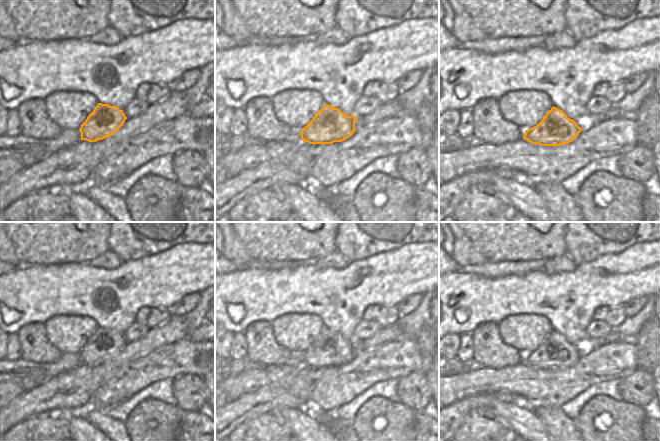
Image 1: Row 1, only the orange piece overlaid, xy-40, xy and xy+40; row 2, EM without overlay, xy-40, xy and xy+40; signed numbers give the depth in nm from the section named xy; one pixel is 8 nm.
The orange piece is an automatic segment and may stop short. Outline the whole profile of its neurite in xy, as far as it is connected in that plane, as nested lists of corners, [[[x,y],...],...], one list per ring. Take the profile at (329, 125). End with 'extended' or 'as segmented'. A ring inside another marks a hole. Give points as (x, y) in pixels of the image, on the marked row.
[[[328,104],[315,114],[301,130],[301,139],[310,144],[332,144],[342,142],[353,135],[357,118],[344,114]]]; as segmented

